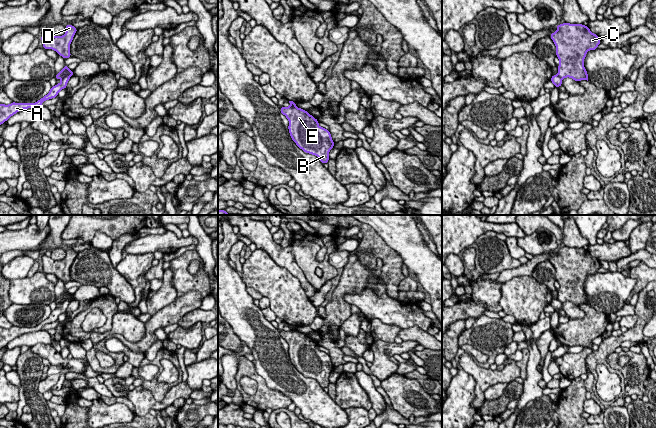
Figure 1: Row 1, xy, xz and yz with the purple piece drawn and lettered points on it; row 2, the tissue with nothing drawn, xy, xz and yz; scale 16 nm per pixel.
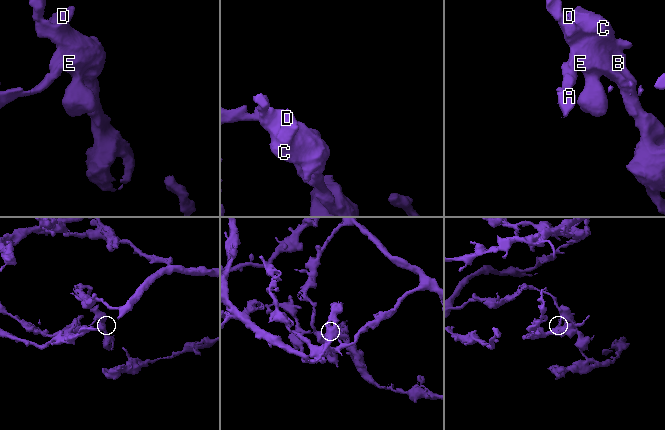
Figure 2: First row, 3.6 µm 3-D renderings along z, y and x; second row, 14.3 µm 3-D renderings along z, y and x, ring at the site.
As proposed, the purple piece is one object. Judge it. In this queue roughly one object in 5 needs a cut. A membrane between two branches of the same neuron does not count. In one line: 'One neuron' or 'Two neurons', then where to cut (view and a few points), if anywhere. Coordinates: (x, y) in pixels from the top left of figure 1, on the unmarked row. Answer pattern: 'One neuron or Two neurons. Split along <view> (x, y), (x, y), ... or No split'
Two neurons. Split along xy (70, 300), (63, 301)

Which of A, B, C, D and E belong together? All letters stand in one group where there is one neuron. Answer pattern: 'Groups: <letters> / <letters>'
Groups: A / B C D E

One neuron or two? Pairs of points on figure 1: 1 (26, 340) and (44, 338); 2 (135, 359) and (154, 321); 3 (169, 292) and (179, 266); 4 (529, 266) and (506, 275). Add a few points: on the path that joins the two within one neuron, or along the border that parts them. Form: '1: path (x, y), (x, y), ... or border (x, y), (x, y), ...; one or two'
1: path (30, 339), (40, 338); one
2: border (119, 339), (133, 351), (140, 351), (144, 354); two
3: border (169, 267), (172, 272), (172, 285), (177, 296); two
4: path (523, 269), (512, 273); one

